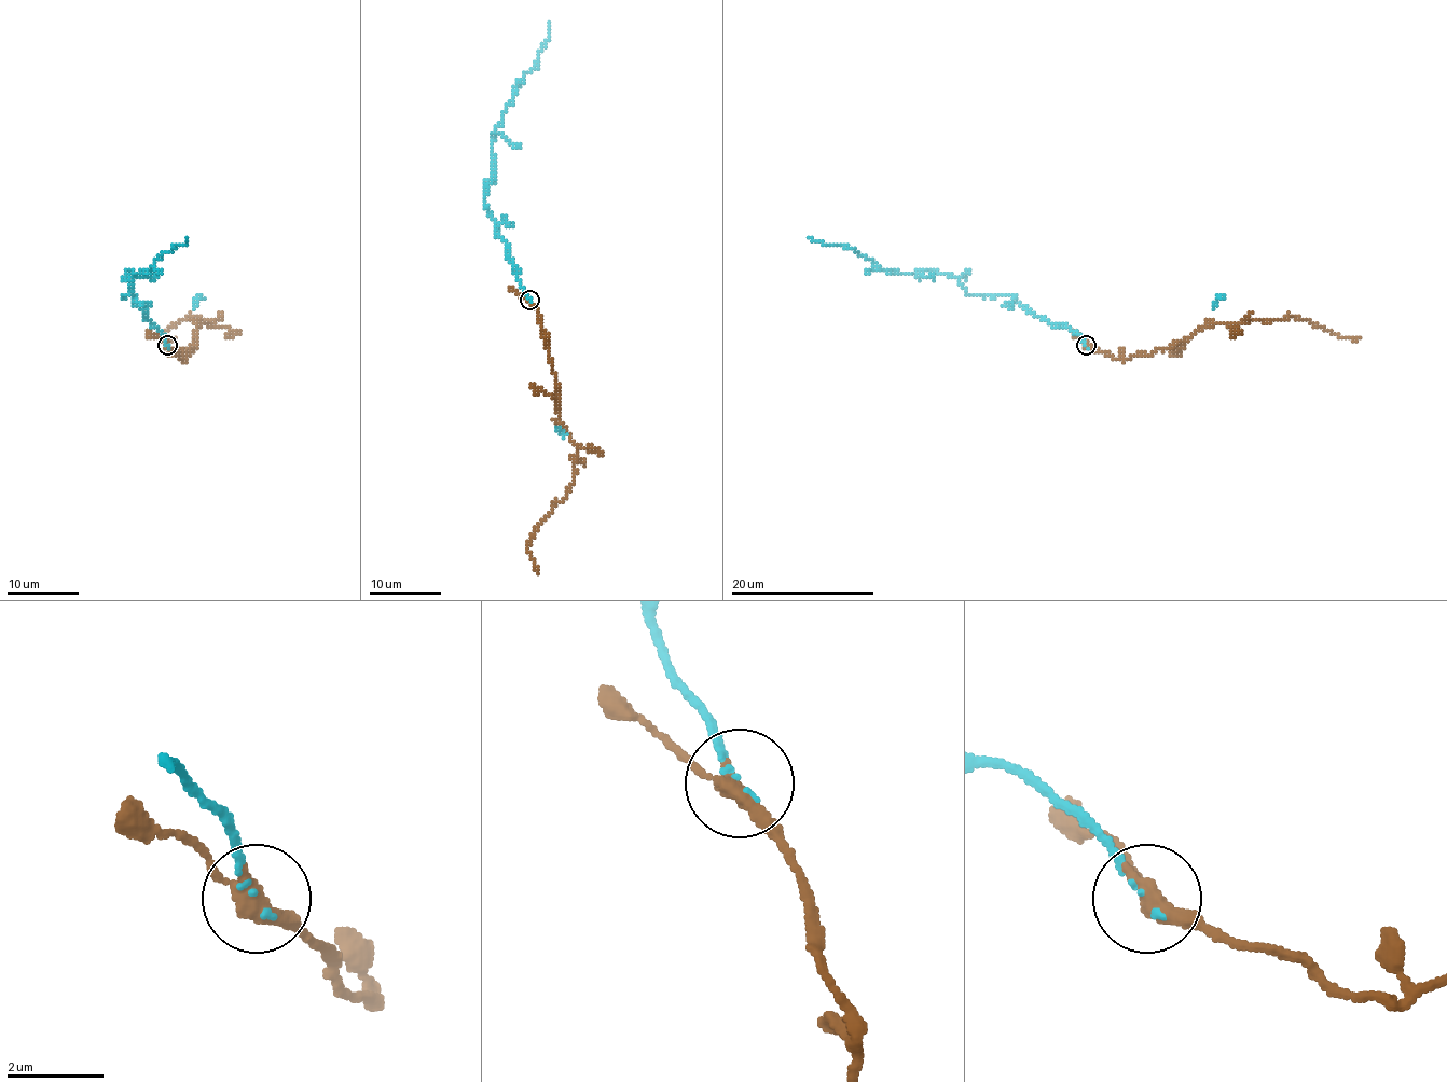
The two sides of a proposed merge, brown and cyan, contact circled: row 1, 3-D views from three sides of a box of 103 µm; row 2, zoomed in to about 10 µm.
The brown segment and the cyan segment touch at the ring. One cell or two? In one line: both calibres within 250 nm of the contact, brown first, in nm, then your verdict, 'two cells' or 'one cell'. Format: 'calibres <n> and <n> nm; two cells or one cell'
calibres 360 and 90 nm; one cell

